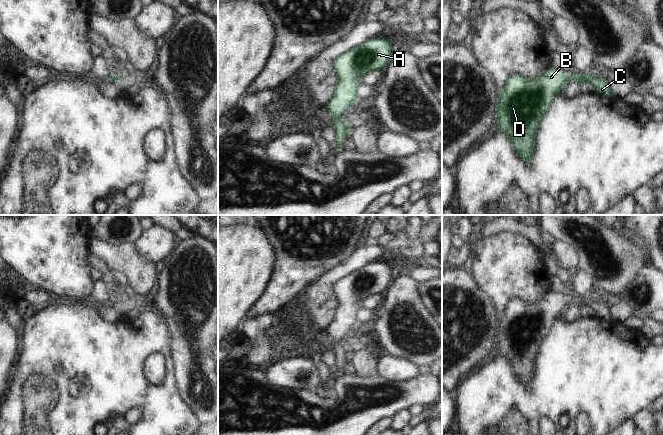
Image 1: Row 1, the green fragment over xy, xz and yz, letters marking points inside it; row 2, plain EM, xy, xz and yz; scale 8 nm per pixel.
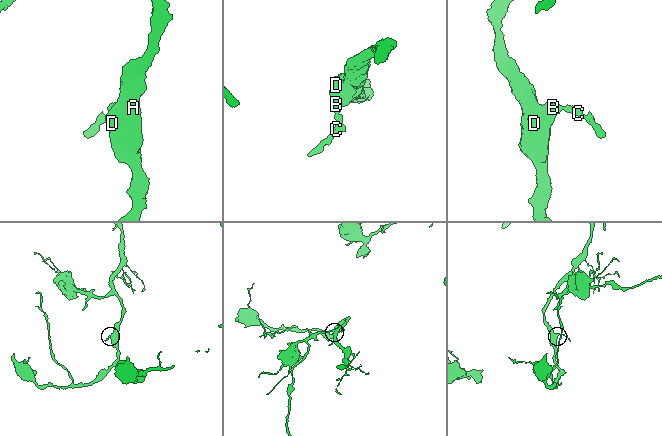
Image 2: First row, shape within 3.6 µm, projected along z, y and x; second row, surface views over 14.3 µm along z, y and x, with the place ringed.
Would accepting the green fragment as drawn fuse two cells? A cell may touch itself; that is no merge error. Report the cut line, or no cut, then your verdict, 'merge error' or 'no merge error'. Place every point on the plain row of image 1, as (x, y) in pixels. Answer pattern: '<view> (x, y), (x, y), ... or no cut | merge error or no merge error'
no cut | no merge error

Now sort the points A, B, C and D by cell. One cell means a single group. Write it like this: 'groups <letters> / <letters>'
groups A B C D

